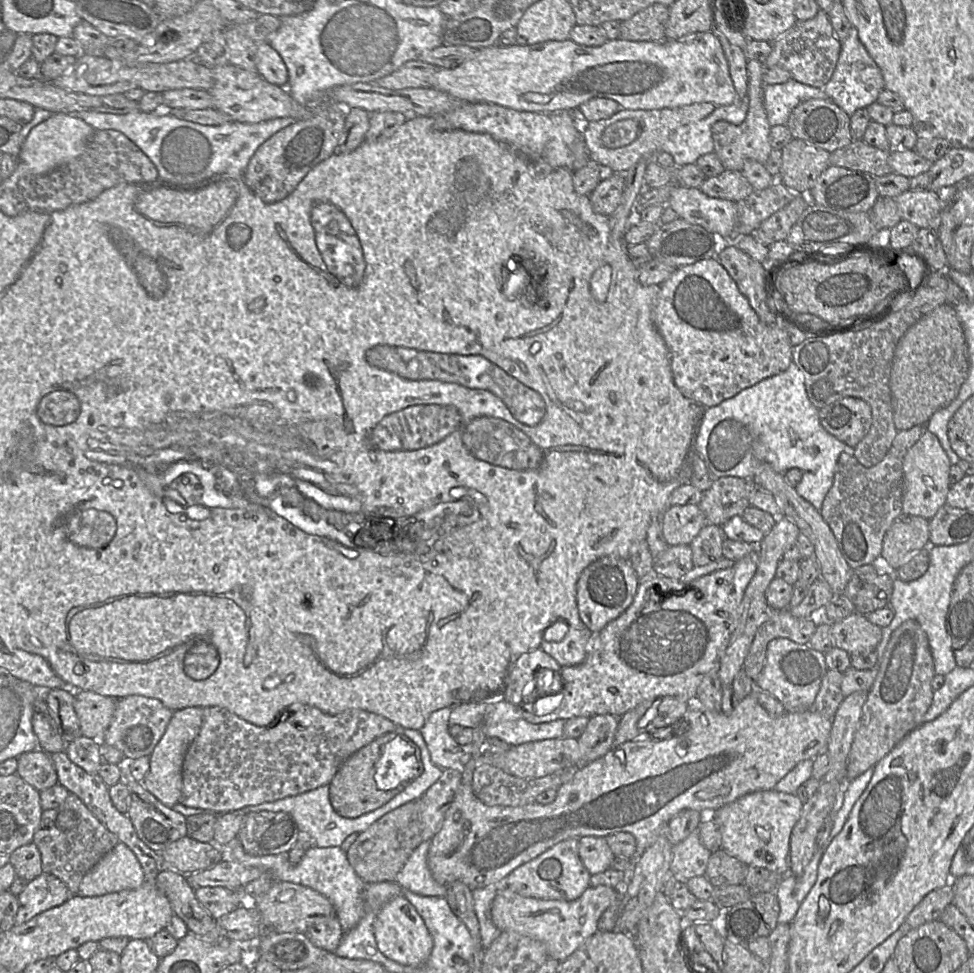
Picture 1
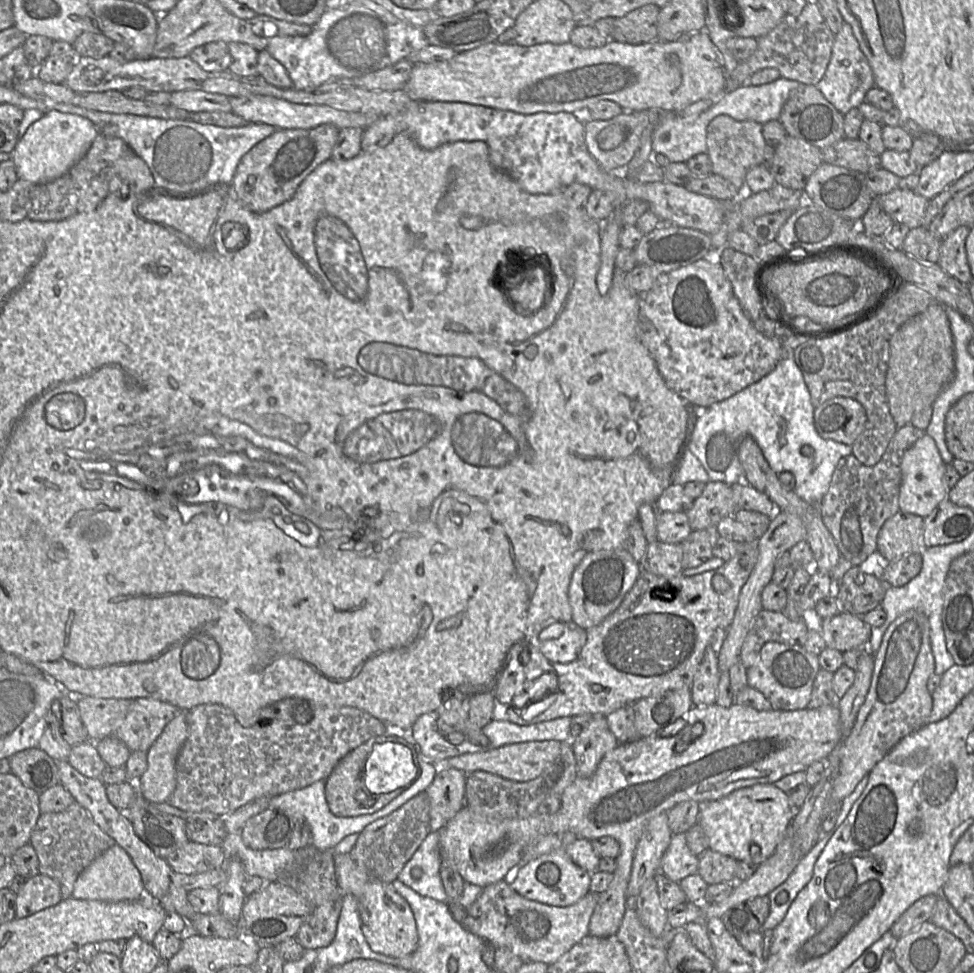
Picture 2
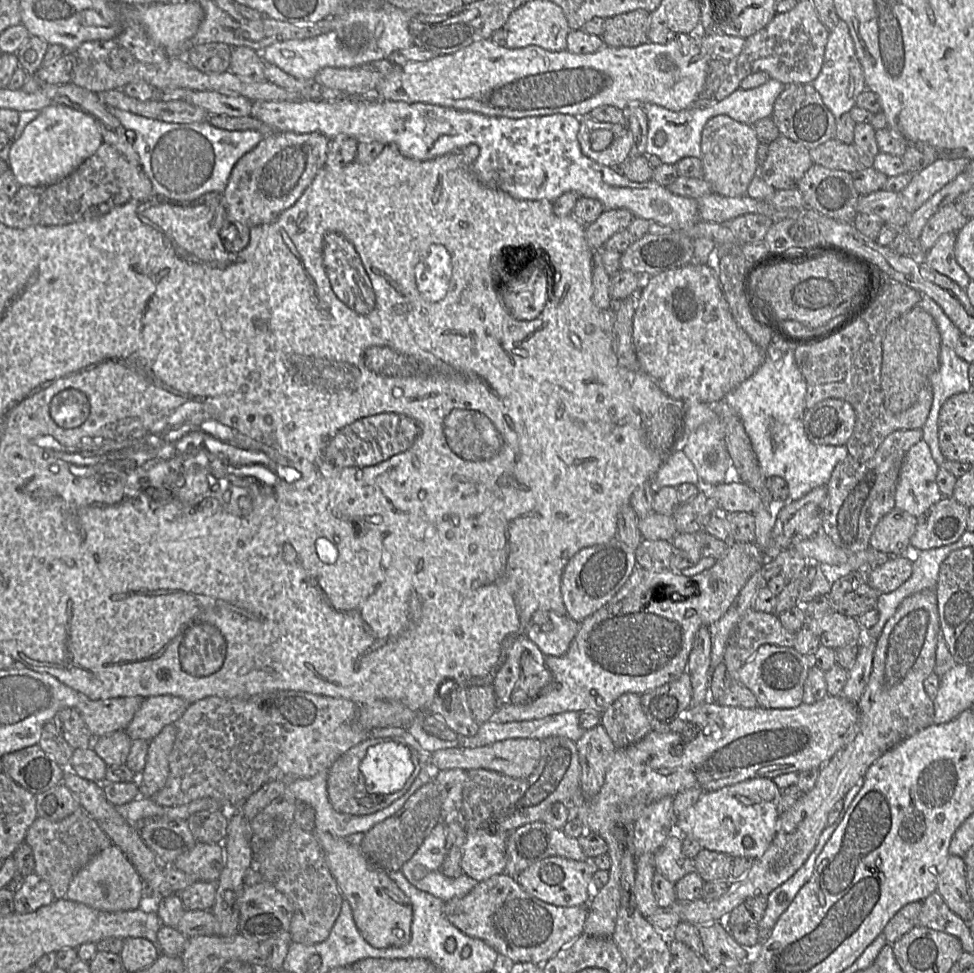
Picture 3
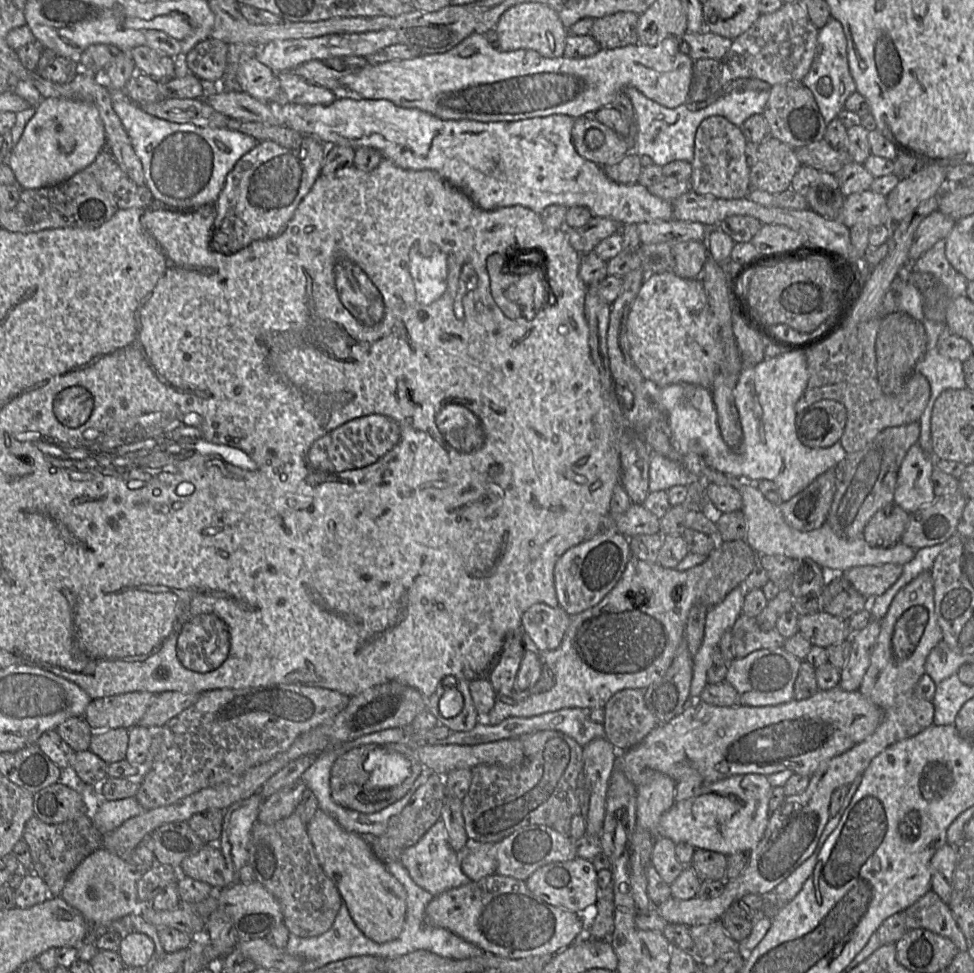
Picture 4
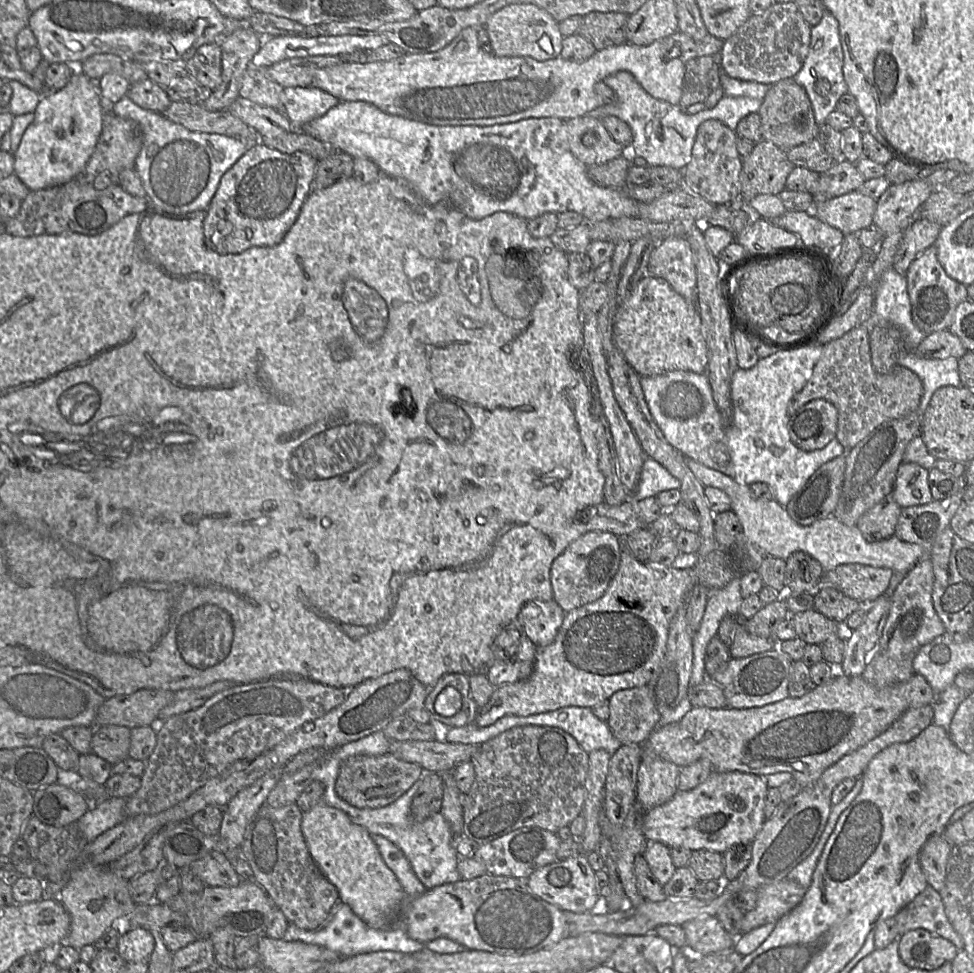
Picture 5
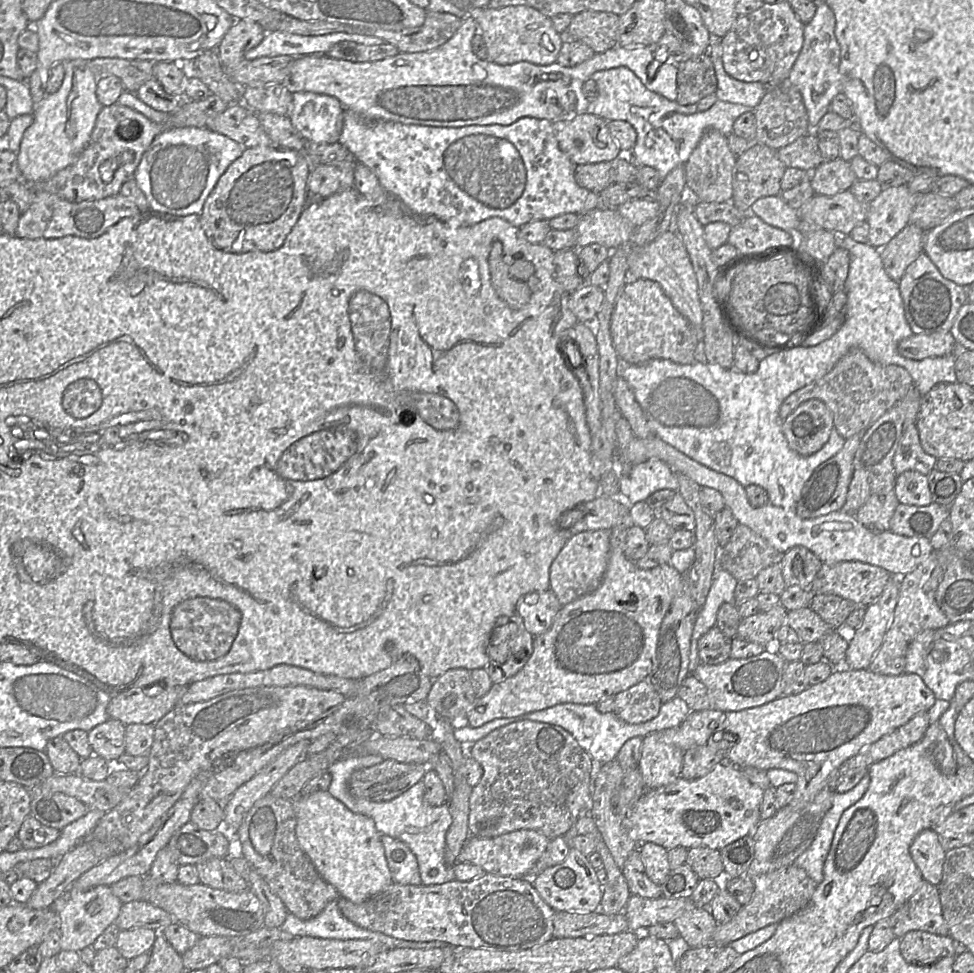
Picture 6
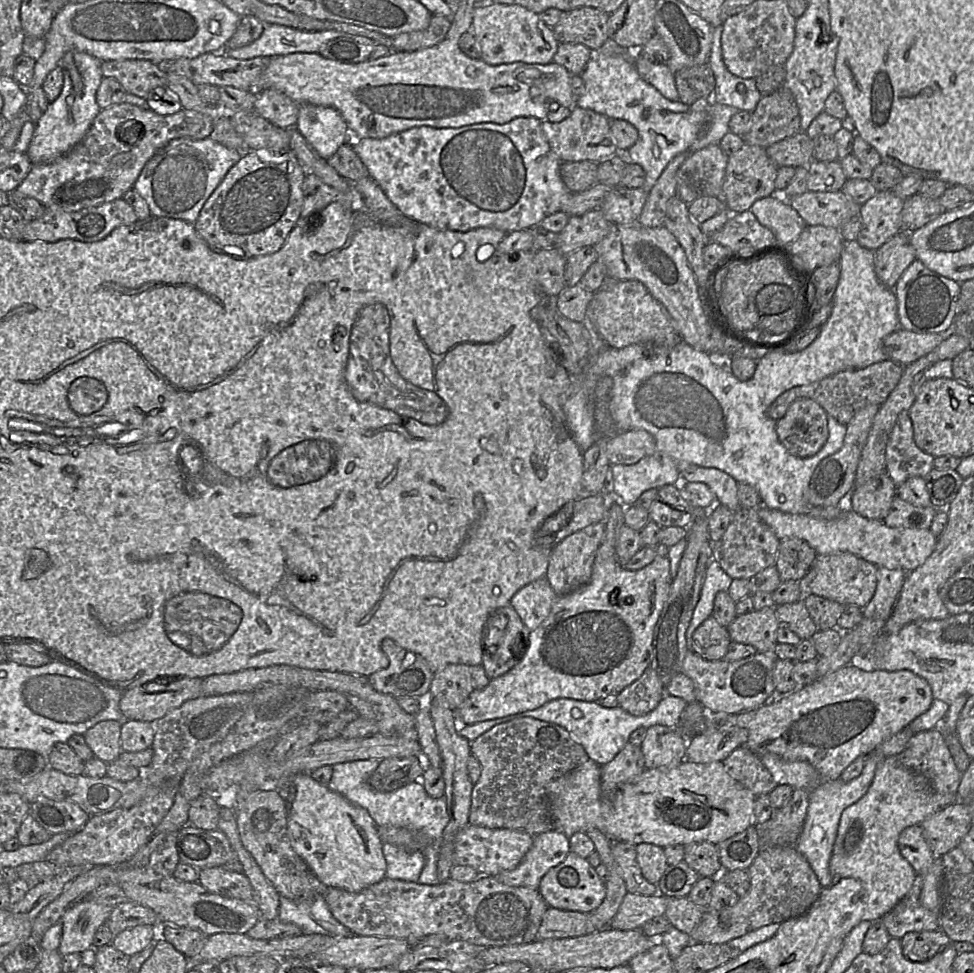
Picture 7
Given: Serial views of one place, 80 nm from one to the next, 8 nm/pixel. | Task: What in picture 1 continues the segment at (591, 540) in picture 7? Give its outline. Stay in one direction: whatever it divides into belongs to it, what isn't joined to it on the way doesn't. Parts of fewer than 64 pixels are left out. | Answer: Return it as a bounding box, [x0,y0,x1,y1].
[576,556,638,634]

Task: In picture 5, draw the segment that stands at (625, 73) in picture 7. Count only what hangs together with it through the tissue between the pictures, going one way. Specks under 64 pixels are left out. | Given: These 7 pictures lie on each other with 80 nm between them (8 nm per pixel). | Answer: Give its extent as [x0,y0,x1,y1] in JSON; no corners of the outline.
[587,71,762,170]

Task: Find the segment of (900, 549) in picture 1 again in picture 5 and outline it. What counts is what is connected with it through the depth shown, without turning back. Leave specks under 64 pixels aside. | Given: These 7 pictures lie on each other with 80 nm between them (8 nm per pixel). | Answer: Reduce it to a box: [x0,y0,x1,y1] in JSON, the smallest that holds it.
[857,493,901,542]

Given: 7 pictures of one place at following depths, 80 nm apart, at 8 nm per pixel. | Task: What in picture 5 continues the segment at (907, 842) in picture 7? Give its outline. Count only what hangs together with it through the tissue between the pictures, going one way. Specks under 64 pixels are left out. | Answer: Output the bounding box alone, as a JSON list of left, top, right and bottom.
[919,836,953,891]

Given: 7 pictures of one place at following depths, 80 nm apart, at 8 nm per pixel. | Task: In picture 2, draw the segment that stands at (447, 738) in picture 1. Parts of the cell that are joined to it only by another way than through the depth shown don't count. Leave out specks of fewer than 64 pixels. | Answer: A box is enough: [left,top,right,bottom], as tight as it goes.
[411,711,458,767]

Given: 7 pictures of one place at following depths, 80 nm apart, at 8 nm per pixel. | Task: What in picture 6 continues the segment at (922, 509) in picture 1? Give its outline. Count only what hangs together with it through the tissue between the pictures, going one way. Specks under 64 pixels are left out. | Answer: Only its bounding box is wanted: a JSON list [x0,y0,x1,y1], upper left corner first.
[894,470,932,506]

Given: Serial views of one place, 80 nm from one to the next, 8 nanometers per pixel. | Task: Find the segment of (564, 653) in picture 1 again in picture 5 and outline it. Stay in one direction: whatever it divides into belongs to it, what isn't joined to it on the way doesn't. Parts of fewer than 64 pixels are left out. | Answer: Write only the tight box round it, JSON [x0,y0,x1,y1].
[518,599,565,646]

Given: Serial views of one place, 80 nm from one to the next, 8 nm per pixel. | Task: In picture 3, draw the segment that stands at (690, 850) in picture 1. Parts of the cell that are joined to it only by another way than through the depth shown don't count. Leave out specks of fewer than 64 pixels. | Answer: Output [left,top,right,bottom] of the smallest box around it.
[653,831,694,884]

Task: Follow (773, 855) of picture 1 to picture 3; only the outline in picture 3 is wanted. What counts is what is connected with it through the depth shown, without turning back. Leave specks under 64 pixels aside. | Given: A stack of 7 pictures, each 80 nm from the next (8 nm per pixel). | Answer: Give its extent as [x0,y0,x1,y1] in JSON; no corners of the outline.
[674,778,780,860]

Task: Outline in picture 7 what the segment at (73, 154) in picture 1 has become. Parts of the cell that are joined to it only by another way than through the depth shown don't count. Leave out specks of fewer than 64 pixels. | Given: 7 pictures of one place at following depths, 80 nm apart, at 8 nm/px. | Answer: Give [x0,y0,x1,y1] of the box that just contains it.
[26,50,103,164]

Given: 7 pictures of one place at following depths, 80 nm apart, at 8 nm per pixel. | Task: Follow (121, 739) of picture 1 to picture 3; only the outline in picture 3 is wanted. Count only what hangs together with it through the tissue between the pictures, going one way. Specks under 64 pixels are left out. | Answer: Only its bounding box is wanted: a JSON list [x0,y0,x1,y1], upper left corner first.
[125,695,189,741]

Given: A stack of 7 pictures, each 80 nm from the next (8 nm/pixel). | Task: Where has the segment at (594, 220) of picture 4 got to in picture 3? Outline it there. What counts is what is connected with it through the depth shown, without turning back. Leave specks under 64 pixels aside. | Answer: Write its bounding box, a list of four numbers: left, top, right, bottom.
[585,209,635,251]

